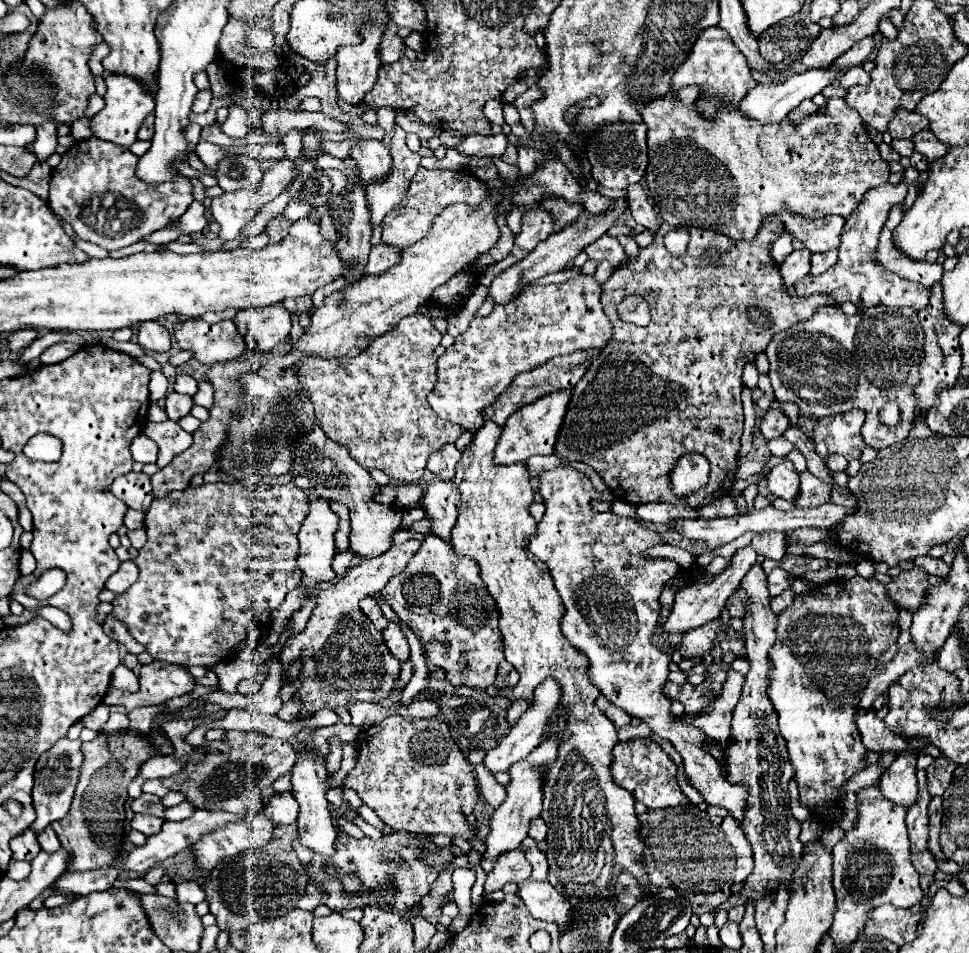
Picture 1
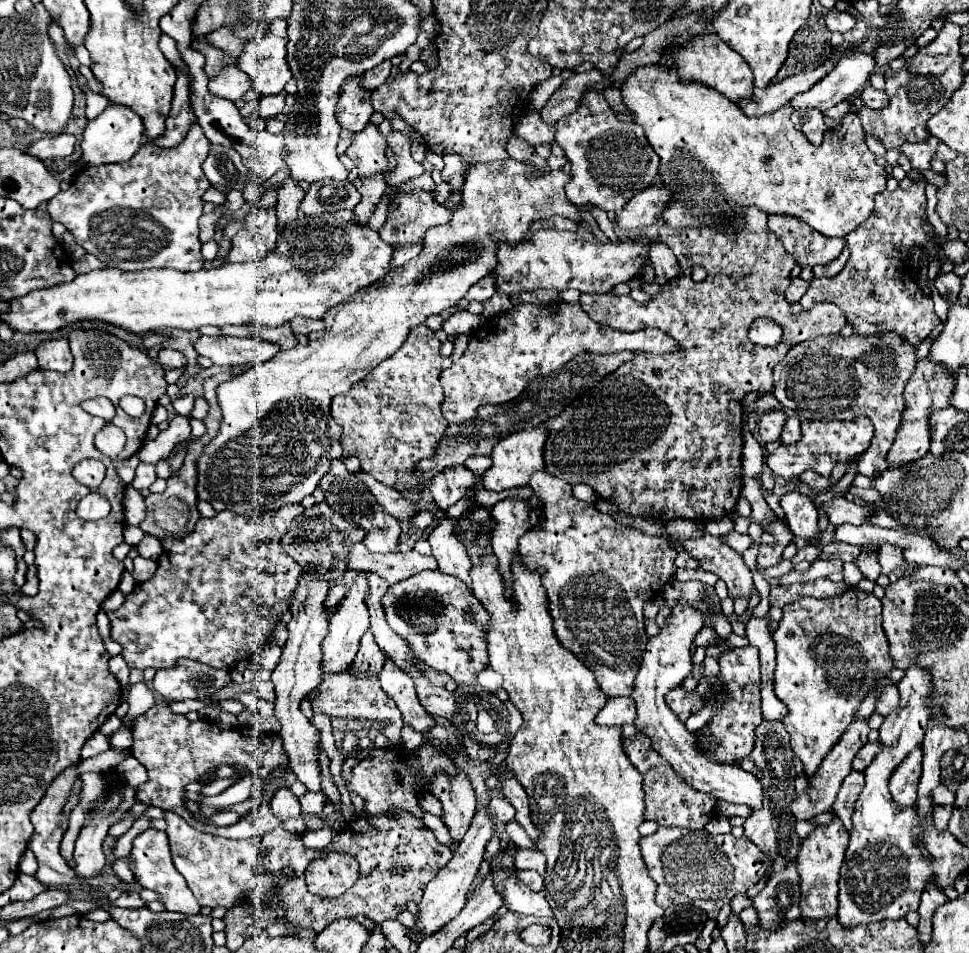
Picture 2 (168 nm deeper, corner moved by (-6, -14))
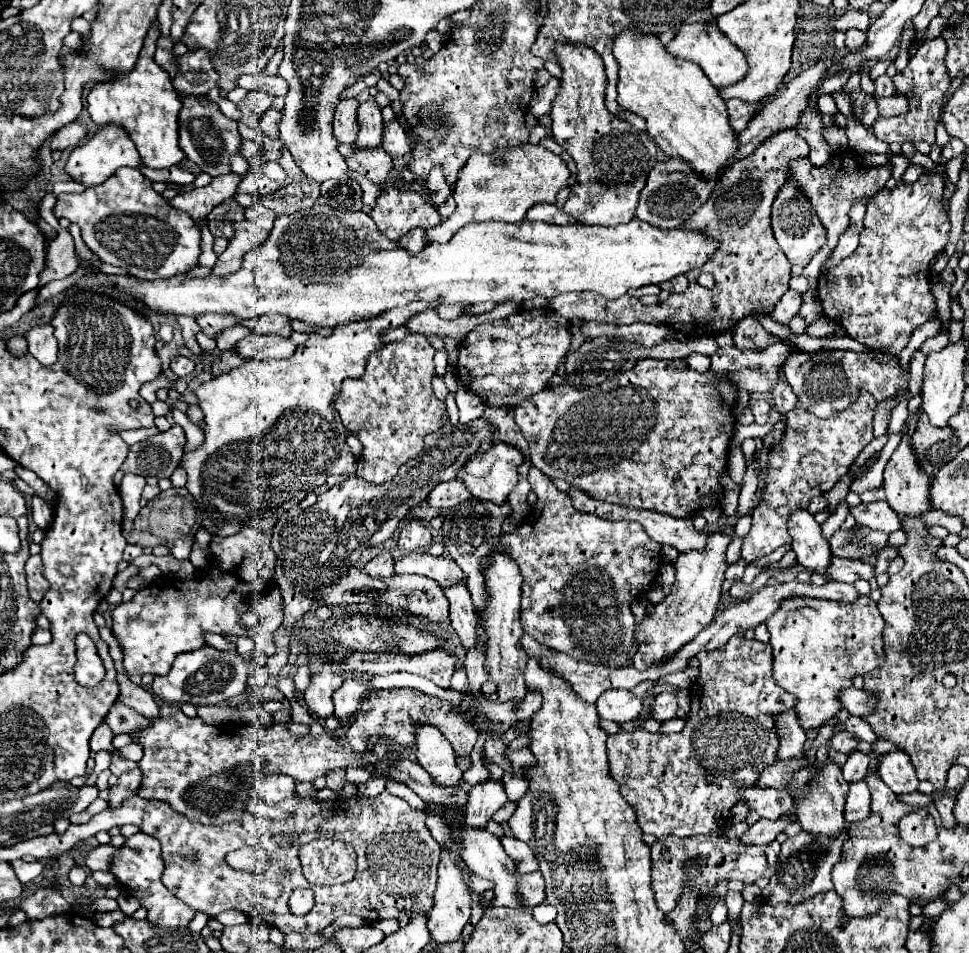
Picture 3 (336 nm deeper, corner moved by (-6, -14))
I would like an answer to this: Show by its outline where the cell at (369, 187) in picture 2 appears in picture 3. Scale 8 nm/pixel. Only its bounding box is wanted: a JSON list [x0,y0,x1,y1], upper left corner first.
[346,147,394,183]

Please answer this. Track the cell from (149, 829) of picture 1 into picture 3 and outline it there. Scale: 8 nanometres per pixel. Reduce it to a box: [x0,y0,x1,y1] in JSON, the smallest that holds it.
[110,833,196,927]

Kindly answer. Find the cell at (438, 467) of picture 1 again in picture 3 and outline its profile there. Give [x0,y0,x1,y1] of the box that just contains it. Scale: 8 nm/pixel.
[428,479,470,511]

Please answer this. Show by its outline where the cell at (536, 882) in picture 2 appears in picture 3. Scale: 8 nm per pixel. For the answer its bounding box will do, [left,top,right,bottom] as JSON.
[520,871,546,907]

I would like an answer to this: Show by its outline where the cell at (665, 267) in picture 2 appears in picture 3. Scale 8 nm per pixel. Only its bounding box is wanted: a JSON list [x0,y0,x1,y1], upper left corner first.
[660,275,688,293]

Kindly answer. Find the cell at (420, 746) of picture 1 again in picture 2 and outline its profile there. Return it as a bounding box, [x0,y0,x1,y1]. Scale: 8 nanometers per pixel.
[346,743,458,817]

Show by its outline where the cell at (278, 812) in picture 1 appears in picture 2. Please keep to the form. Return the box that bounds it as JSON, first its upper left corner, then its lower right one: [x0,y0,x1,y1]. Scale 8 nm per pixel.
[270,787,300,821]

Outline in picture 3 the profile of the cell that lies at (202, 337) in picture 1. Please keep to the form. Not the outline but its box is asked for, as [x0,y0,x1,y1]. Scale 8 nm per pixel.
[234,333,294,359]

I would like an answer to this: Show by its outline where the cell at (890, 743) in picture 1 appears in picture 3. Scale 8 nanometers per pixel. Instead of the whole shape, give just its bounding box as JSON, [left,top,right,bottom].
[842,751,870,783]

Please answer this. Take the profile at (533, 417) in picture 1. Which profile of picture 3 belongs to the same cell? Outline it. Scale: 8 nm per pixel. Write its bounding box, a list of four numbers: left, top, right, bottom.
[458,443,524,503]

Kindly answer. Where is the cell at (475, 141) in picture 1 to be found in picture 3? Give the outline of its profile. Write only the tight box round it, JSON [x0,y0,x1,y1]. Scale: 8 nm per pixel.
[426,165,452,205]

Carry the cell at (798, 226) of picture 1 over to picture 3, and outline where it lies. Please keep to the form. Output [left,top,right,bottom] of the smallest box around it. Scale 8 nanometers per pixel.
[772,183,826,267]

